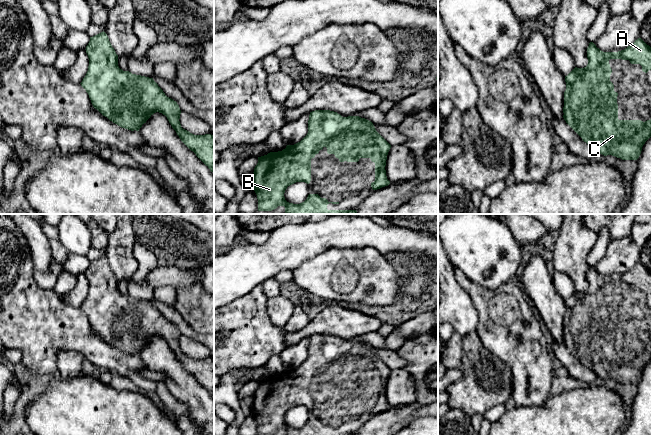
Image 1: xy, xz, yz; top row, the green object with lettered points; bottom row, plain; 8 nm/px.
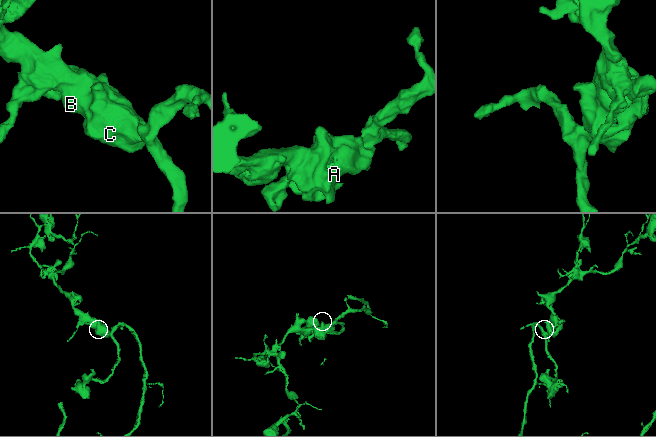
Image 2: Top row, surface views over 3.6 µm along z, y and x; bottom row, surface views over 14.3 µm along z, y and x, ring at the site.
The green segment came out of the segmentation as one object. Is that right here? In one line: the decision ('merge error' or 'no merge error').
no merge error

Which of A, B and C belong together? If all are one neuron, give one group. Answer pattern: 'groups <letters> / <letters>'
groups A B C

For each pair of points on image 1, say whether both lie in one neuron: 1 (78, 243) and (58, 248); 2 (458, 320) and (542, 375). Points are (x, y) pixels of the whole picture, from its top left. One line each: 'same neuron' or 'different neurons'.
1: different neurons
2: different neurons

